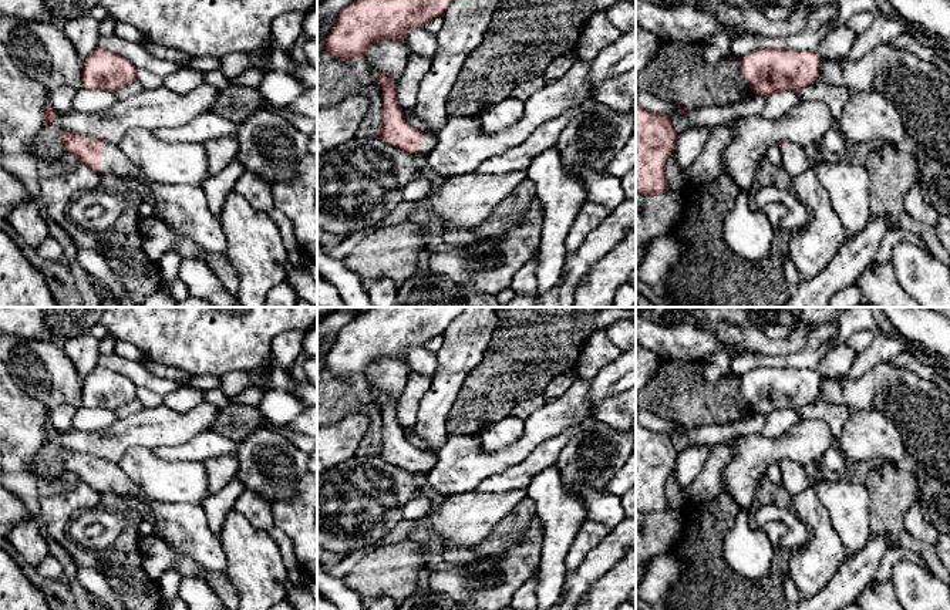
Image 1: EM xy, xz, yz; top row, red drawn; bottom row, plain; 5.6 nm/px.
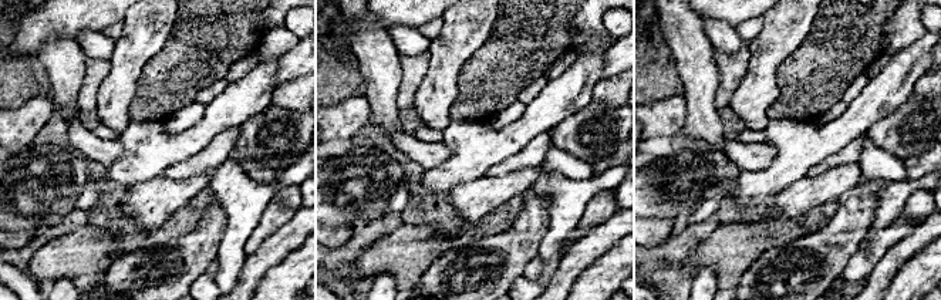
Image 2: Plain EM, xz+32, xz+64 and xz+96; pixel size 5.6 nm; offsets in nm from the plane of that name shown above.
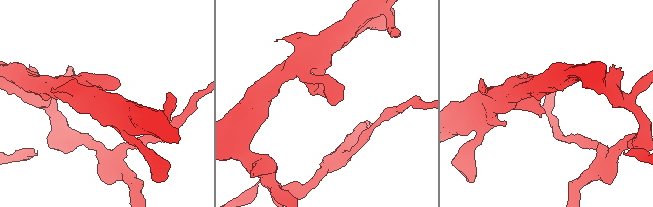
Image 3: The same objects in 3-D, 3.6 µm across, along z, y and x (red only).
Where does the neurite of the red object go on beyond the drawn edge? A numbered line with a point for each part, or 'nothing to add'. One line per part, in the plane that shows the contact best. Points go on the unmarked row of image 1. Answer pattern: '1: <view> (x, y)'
1: xy (184, 526)

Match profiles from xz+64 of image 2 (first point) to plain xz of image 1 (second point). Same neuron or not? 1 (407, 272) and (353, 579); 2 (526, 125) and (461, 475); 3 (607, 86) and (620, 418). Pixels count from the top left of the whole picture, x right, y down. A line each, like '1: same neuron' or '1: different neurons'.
1: same neuron
2: same neuron
3: same neuron

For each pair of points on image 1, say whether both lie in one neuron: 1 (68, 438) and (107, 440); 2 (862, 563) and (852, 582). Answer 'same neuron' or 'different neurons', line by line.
1: same neuron
2: same neuron

